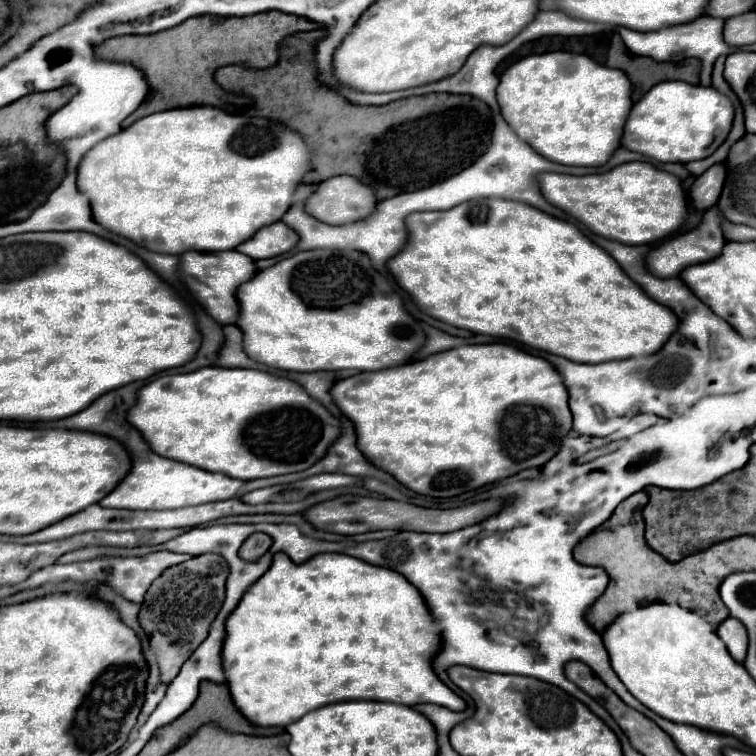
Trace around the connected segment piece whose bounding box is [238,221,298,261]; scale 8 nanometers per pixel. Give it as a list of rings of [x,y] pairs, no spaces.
[[[278,221],[274,225],[268,225],[266,229],[260,229],[250,241],[238,245],[238,251],[258,261],[288,253],[296,245],[298,245],[298,233],[294,233],[294,229],[290,229],[286,223]]]

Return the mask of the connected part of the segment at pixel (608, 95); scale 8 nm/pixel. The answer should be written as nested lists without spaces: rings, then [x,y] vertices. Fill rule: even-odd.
[[[544,53],[530,55],[520,63],[512,65],[500,79],[498,85],[498,103],[502,109],[502,117],[508,125],[526,141],[536,153],[542,157],[576,167],[600,167],[614,155],[622,141],[622,129],[626,125],[626,117],[632,109],[632,85],[624,71],[610,69],[598,65],[594,59],[586,55],[574,53]]]

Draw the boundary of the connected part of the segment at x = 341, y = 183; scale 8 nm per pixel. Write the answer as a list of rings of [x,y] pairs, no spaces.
[[[340,175],[340,177],[330,177],[318,185],[318,191],[306,203],[306,211],[312,217],[318,217],[318,221],[324,221],[328,225],[346,225],[370,217],[370,213],[374,213],[376,203],[378,199],[374,195],[374,189],[370,189],[368,185],[350,175]]]

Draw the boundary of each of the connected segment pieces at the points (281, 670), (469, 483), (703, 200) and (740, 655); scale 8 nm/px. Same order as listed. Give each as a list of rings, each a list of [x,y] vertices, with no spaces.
[[[276,553],[270,569],[244,593],[228,617],[222,659],[230,695],[242,715],[254,725],[288,725],[312,709],[348,699],[400,701],[402,705],[434,703],[454,711],[466,709],[466,703],[432,669],[438,649],[438,623],[422,593],[400,573],[342,553],[320,553],[300,565],[290,561],[286,553]]]
[[[508,343],[462,345],[462,347],[456,347],[456,349],[450,349],[450,351],[430,355],[424,361],[408,363],[408,365],[402,365],[402,367],[384,369],[384,371],[378,371],[378,373],[356,373],[348,379],[336,381],[334,387],[330,389],[330,393],[336,401],[336,405],[342,409],[342,413],[356,423],[360,451],[366,457],[370,457],[370,461],[376,467],[386,469],[390,475],[394,475],[402,485],[406,485],[414,493],[430,495],[430,497],[456,497],[456,495],[462,495],[466,491],[484,487],[488,483],[496,483],[496,481],[506,479],[510,475],[516,475],[522,469],[542,467],[560,451],[560,441],[564,437],[568,437],[568,433],[572,431],[572,413],[570,413],[570,407],[568,407],[568,393],[566,393],[566,387],[562,385],[560,373],[556,373],[556,369],[546,359],[530,355],[524,349],[508,345]]]
[[[716,163],[706,173],[702,173],[690,187],[690,197],[694,207],[696,209],[712,207],[722,193],[724,179],[726,179],[726,163]]]
[[[728,617],[726,621],[720,623],[718,627],[718,637],[726,643],[730,655],[742,663],[746,659],[746,649],[748,649],[748,633],[746,627],[742,625],[742,621]]]

